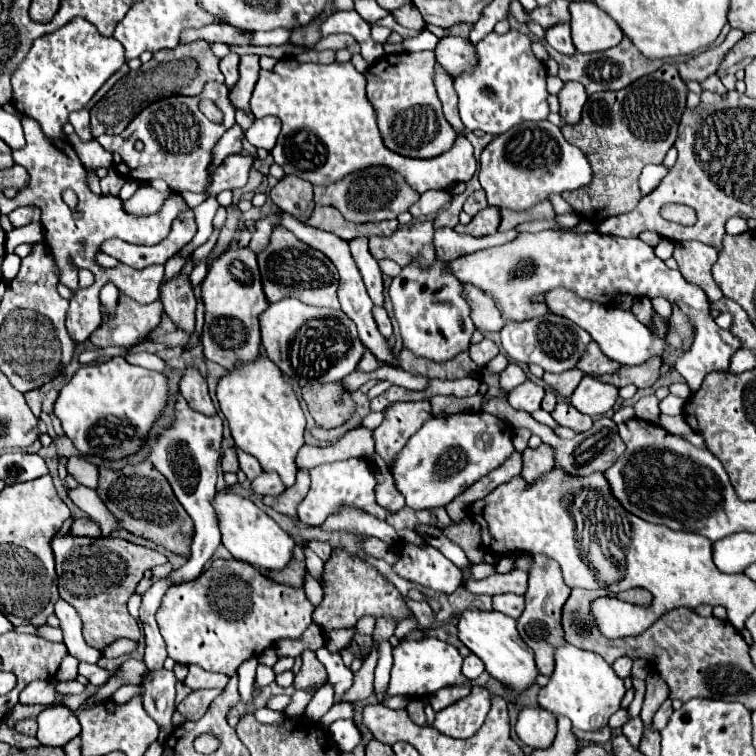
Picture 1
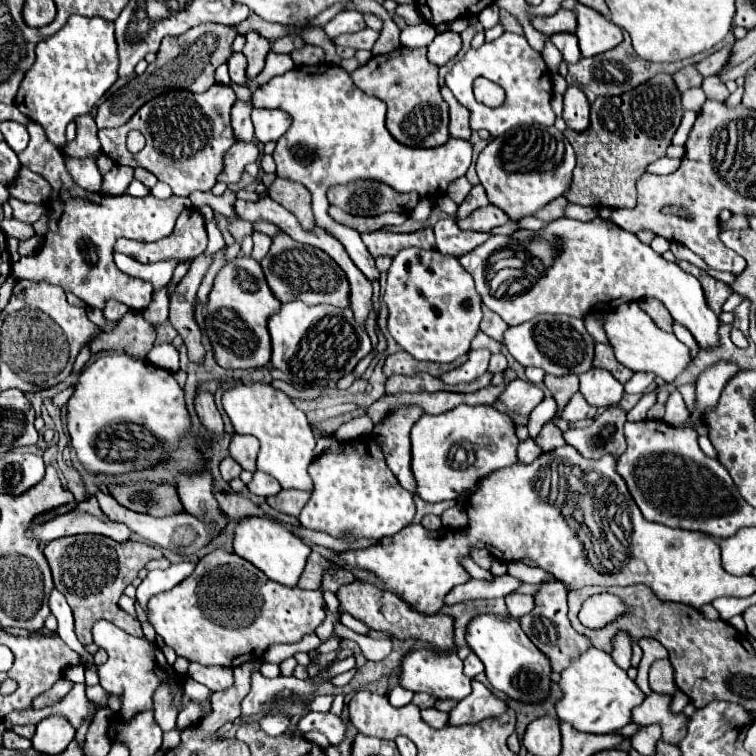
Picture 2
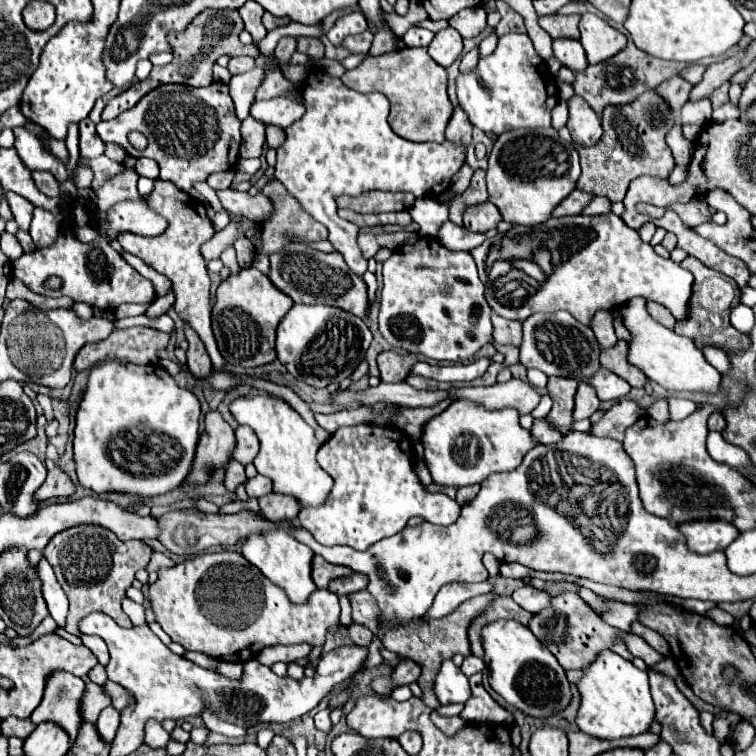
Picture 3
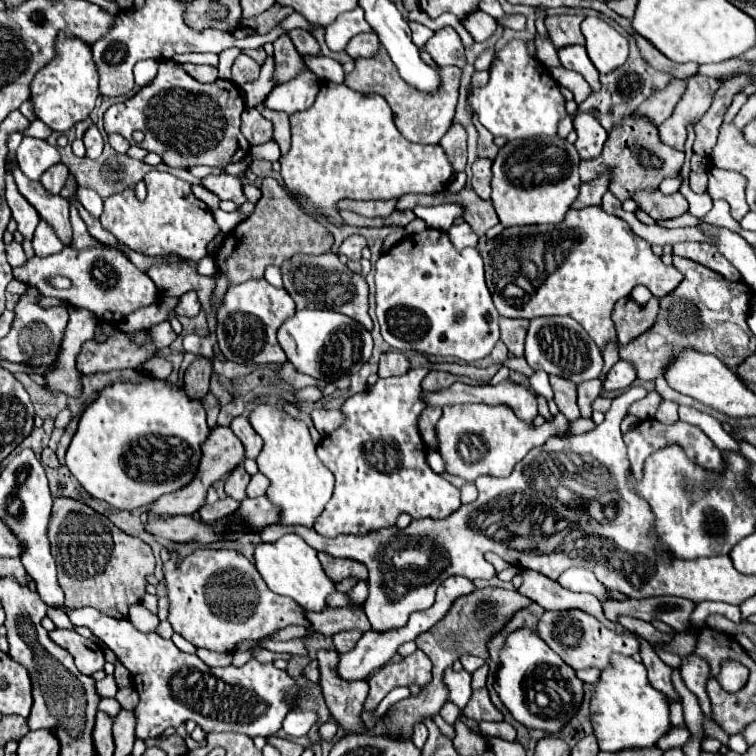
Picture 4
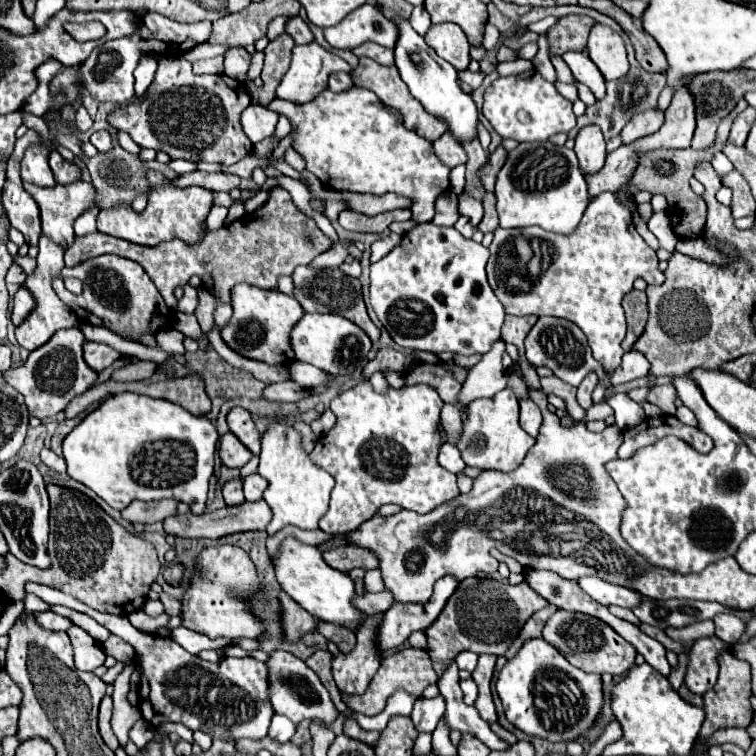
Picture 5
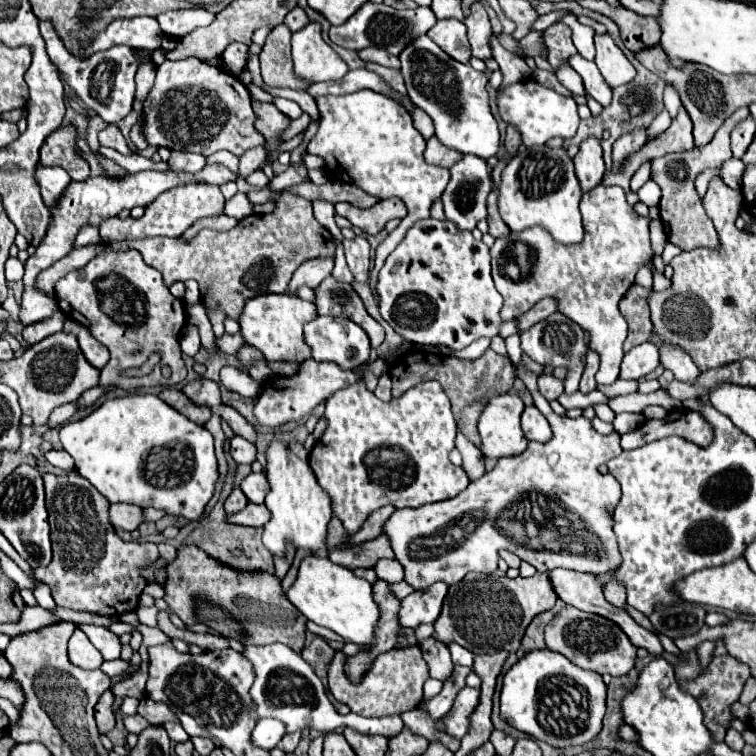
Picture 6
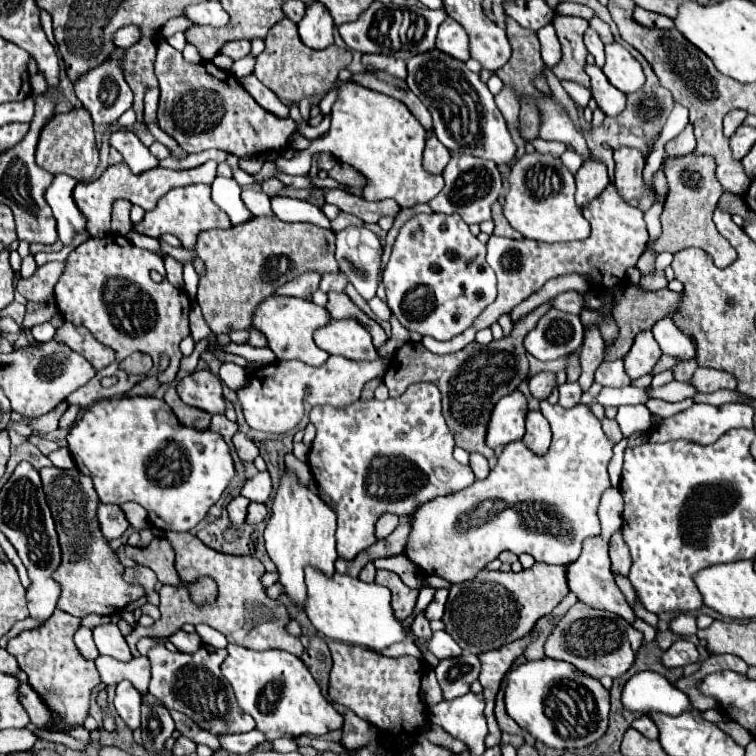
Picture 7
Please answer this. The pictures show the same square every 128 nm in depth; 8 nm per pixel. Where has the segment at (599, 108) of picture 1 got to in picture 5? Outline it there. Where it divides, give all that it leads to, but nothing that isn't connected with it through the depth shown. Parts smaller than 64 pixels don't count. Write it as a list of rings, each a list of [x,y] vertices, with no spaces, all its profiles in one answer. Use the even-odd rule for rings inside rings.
[[[740,100],[738,106],[722,120],[722,124],[718,126],[718,136],[716,136],[716,144],[706,148],[706,150],[652,150],[652,152],[646,152],[640,156],[640,164],[634,172],[634,178],[630,180],[630,184],[622,190],[626,192],[638,192],[638,190],[650,190],[652,194],[664,194],[666,200],[668,200],[668,216],[670,222],[672,222],[672,230],[676,232],[678,238],[700,238],[702,232],[704,232],[704,226],[706,226],[706,202],[696,196],[690,188],[690,178],[694,176],[694,170],[700,162],[706,162],[706,160],[712,160],[716,152],[722,152],[724,148],[724,140],[728,140],[728,132],[730,132],[730,126],[734,122],[734,118],[744,110],[748,108],[748,102],[746,100]]]

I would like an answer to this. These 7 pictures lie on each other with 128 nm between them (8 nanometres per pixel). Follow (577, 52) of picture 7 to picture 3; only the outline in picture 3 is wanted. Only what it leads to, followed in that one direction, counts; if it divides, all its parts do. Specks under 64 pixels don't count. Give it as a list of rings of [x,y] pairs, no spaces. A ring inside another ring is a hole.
[[[552,14],[552,16],[542,16],[540,18],[540,26],[556,40],[556,38],[572,38],[578,40],[580,32],[578,32],[578,22],[580,16],[572,14],[572,16],[562,16],[562,14]]]

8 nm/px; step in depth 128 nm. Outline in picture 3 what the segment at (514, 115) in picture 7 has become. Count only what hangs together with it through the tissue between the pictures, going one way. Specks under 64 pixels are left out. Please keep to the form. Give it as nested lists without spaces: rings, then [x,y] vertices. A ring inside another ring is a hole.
[[[482,6],[466,8],[466,10],[458,12],[456,16],[452,16],[448,20],[448,24],[454,26],[462,38],[474,38],[486,28],[486,12]]]

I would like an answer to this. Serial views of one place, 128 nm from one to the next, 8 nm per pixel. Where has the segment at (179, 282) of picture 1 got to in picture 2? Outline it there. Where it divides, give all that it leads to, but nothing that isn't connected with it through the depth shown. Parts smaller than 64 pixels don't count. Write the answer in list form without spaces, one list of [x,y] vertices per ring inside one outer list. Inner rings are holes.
[[[200,254],[190,262],[188,274],[182,278],[182,282],[174,288],[170,294],[170,322],[182,336],[188,358],[196,364],[204,362],[204,346],[202,346],[202,334],[200,328],[192,316],[192,304],[196,300],[198,286],[208,272],[210,264],[214,260],[214,254]]]

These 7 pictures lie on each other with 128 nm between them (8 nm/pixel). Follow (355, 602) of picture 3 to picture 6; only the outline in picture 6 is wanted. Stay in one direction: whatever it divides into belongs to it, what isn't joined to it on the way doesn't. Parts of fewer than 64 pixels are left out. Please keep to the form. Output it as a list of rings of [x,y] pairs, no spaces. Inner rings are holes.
[[[180,546],[178,556],[172,564],[168,564],[168,580],[164,586],[164,600],[168,604],[168,614],[176,614],[186,626],[194,626],[200,622],[196,610],[200,602],[208,602],[224,612],[242,626],[242,644],[274,644],[282,642],[290,646],[294,652],[302,652],[304,634],[306,634],[306,618],[286,600],[280,588],[280,580],[264,570],[236,570],[220,560],[208,556],[200,548]]]

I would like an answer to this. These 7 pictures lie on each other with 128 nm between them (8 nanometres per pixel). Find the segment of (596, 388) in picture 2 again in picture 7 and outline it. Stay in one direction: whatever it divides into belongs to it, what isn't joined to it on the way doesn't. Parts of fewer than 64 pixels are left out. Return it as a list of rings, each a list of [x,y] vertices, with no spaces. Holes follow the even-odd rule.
[[[642,330],[634,338],[634,344],[632,344],[628,356],[624,358],[626,374],[630,376],[630,380],[638,380],[640,376],[652,372],[652,368],[656,366],[660,356],[662,356],[662,350],[654,340],[652,330]]]

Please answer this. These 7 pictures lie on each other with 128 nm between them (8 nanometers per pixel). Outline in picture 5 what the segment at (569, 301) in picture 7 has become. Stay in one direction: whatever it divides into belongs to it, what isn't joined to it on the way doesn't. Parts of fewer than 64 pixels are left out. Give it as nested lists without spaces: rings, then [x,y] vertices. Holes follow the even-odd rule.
[[[506,316],[504,328],[502,328],[502,338],[504,342],[512,342],[514,346],[520,348],[520,354],[524,354],[524,336],[530,332],[530,328],[536,324],[538,316]]]

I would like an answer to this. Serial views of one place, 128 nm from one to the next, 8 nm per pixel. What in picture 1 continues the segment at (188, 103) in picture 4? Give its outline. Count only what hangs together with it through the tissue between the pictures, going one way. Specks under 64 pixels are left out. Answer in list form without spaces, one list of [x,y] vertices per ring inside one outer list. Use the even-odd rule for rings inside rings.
[[[210,82],[210,84],[206,84],[204,92],[197,96],[170,96],[169,98],[156,100],[154,104],[144,108],[128,124],[128,128],[122,134],[118,134],[118,136],[102,134],[96,140],[102,144],[104,150],[114,154],[114,164],[116,164],[118,172],[122,172],[124,176],[128,176],[132,180],[148,182],[148,180],[162,178],[170,186],[170,190],[176,190],[176,192],[186,192],[186,190],[204,192],[206,186],[208,186],[208,178],[210,178],[212,148],[222,138],[222,134],[228,128],[232,128],[232,124],[234,124],[234,112],[236,110],[234,110],[228,94],[230,92],[228,92],[224,83]],[[202,98],[214,100],[224,110],[224,122],[222,124],[210,122],[200,112],[198,102]],[[136,140],[144,142],[142,152],[134,150]]]

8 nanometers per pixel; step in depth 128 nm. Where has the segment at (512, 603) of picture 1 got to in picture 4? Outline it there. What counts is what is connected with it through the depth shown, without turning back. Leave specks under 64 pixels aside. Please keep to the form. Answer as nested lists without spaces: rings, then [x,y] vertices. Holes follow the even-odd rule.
[[[520,570],[522,576],[522,586],[518,588],[520,594],[528,596],[536,604],[540,604],[544,610],[572,610],[578,608],[582,612],[588,612],[590,616],[598,618],[604,626],[612,628],[614,632],[628,634],[628,630],[620,622],[612,622],[604,616],[602,604],[596,596],[584,594],[584,592],[572,592],[564,586],[560,586],[554,580],[548,580],[548,576],[534,572],[534,570]]]

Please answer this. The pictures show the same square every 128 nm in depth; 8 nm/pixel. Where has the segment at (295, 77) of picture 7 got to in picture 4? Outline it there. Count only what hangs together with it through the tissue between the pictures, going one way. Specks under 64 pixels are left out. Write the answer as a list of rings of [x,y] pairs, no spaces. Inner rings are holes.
[[[282,34],[274,40],[274,80],[277,84],[292,80],[302,68],[302,56],[296,52],[292,40]],[[260,102],[256,106],[256,110],[266,116],[272,124],[274,124],[274,132],[272,138],[280,144],[280,150],[282,154],[288,154],[291,145],[291,133],[290,133],[290,122],[289,116],[286,112],[274,112],[274,110],[268,110],[264,106],[264,102]]]

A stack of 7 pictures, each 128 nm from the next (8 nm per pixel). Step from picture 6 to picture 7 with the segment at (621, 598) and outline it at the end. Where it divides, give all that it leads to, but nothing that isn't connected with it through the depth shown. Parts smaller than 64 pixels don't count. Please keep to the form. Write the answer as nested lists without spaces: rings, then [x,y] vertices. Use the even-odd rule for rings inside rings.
[[[622,530],[614,532],[612,538],[610,538],[610,560],[612,560],[612,572],[628,576],[632,558],[630,558],[630,552],[628,552],[628,544],[622,538]]]

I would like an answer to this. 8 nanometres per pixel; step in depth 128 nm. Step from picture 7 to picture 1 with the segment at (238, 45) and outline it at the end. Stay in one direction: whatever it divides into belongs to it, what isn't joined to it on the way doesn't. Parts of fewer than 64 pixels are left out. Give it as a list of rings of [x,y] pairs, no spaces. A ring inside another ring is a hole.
[[[234,52],[228,54],[228,56],[224,56],[222,62],[220,62],[220,70],[226,76],[226,82],[224,84],[228,88],[232,88],[238,82],[238,64],[240,64],[240,56],[234,54]]]

